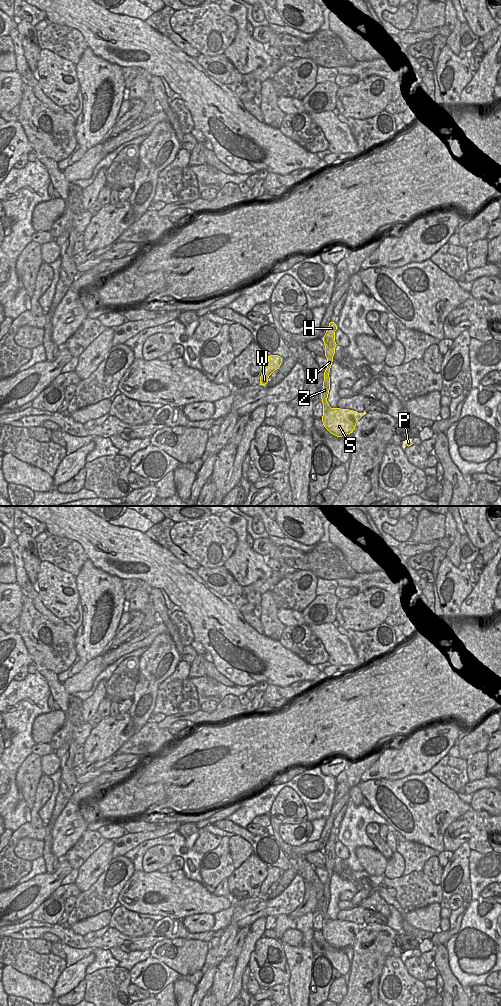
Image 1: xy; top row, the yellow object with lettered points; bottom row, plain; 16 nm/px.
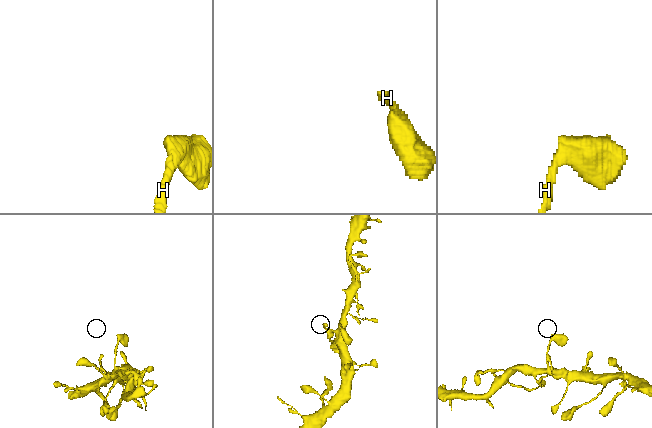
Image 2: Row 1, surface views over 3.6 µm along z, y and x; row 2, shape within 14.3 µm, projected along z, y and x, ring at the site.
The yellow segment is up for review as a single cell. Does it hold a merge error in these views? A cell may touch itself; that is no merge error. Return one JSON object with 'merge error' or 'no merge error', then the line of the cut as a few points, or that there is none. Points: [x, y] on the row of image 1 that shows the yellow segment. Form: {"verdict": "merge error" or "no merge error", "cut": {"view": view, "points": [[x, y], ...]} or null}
{"verdict": "no merge error", "cut": null}

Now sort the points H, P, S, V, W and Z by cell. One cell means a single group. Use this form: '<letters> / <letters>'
H P S V W Z

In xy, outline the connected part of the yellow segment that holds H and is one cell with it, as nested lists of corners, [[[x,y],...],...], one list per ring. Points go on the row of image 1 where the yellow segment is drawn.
[[[330,322],[328,329],[323,337],[325,345],[325,356],[327,358],[327,368],[324,372],[323,389],[321,390],[321,399],[323,403],[322,422],[324,427],[333,435],[342,437],[352,433],[358,420],[365,413],[358,413],[349,409],[331,408],[327,402],[330,390],[330,368],[335,354],[335,331],[337,326],[334,322]]]

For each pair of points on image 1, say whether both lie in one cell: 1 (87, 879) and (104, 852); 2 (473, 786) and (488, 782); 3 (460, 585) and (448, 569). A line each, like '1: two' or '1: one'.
1: one
2: one
3: one

